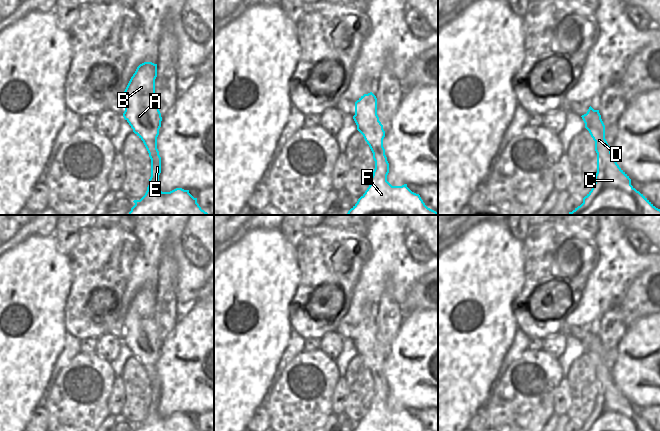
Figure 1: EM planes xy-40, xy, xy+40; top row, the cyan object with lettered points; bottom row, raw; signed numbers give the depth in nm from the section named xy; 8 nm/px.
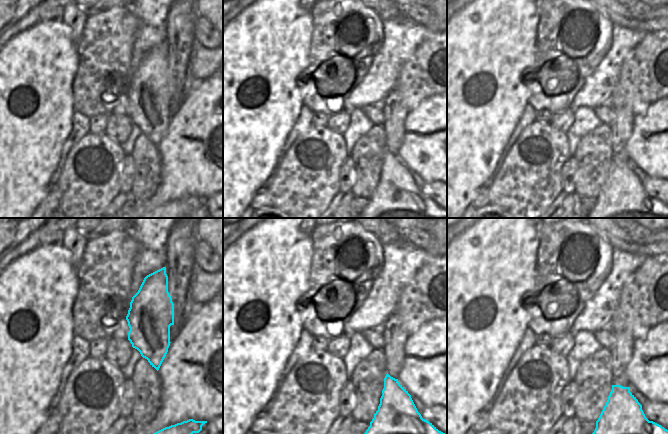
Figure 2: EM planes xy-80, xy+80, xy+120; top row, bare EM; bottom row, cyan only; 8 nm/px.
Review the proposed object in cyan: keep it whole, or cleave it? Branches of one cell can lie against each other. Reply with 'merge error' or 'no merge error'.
no merge error

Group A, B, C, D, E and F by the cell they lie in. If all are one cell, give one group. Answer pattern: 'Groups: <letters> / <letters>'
Groups: A B C D E F.

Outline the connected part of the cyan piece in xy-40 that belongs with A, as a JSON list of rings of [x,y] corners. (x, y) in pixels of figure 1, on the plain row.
[[[144,286],[137,291],[123,316],[123,341],[143,365],[151,383],[151,401],[147,415],[140,424],[133,425],[133,431],[200,431],[197,422],[189,414],[176,412],[162,416],[159,413],[161,381],[157,373],[157,361],[162,341],[155,323],[156,301],[157,288]]]

